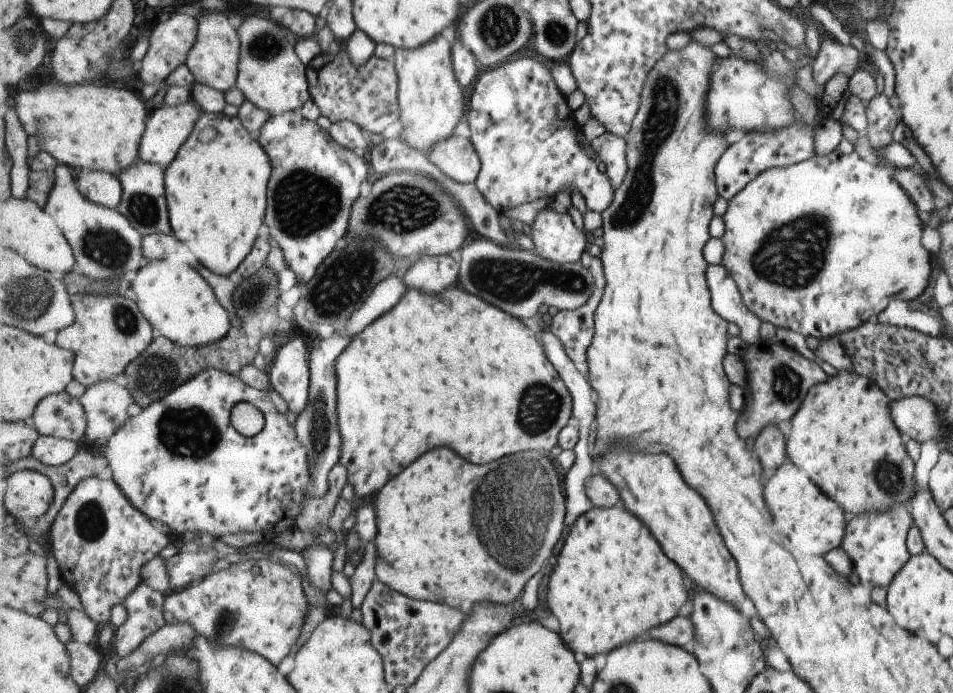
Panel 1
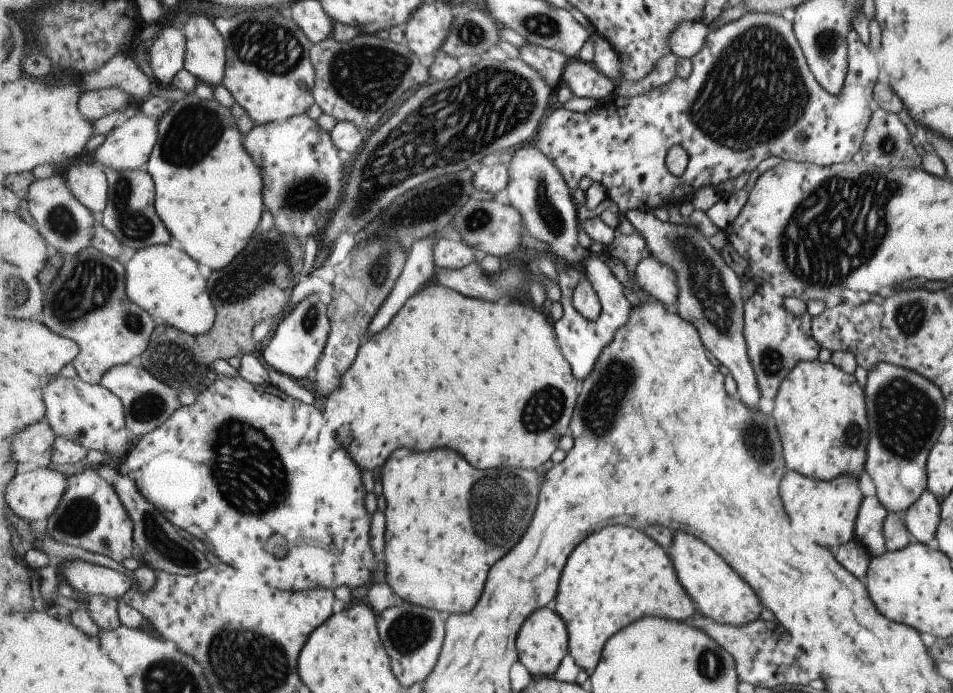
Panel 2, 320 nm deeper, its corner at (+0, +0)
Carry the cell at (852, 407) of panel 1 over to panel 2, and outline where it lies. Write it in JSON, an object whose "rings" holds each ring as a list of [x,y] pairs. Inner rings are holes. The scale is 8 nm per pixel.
{"rings":[[[818,358],[799,362],[778,384],[777,394],[768,409],[777,426],[779,440],[783,440],[781,445],[783,456],[787,456],[787,470],[803,472],[803,476],[822,481],[830,481],[845,472],[859,477],[861,468],[864,469],[868,426],[864,394],[852,374],[841,371],[829,361],[820,362]]]}

